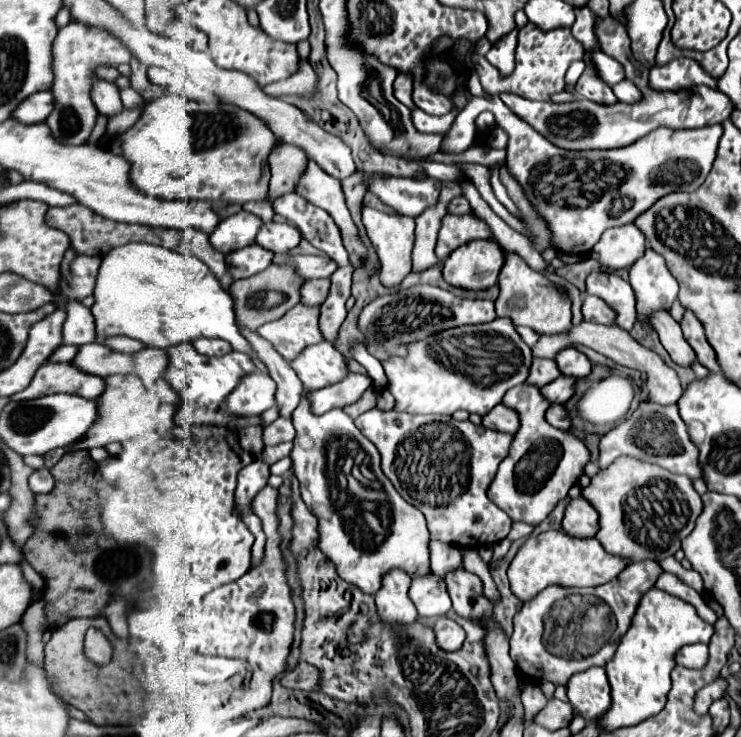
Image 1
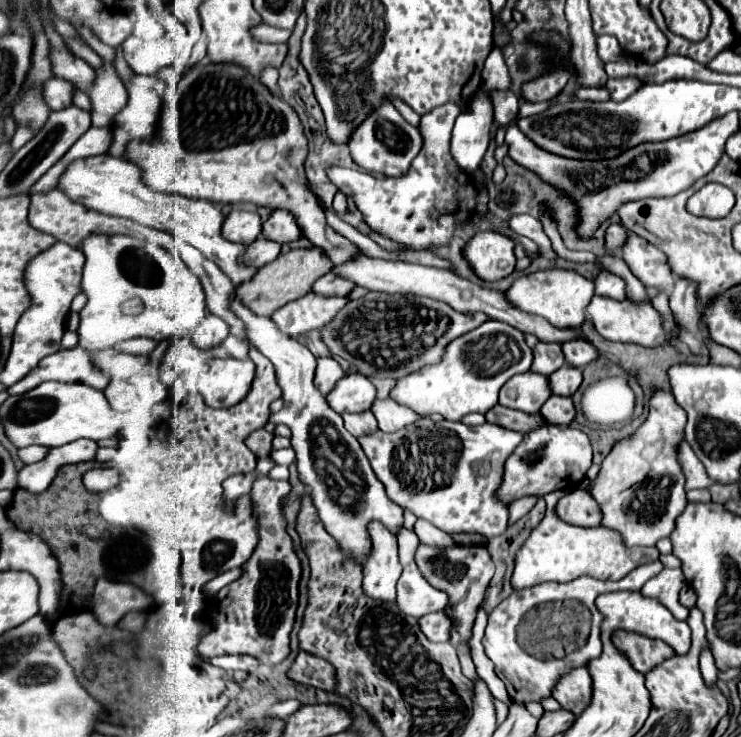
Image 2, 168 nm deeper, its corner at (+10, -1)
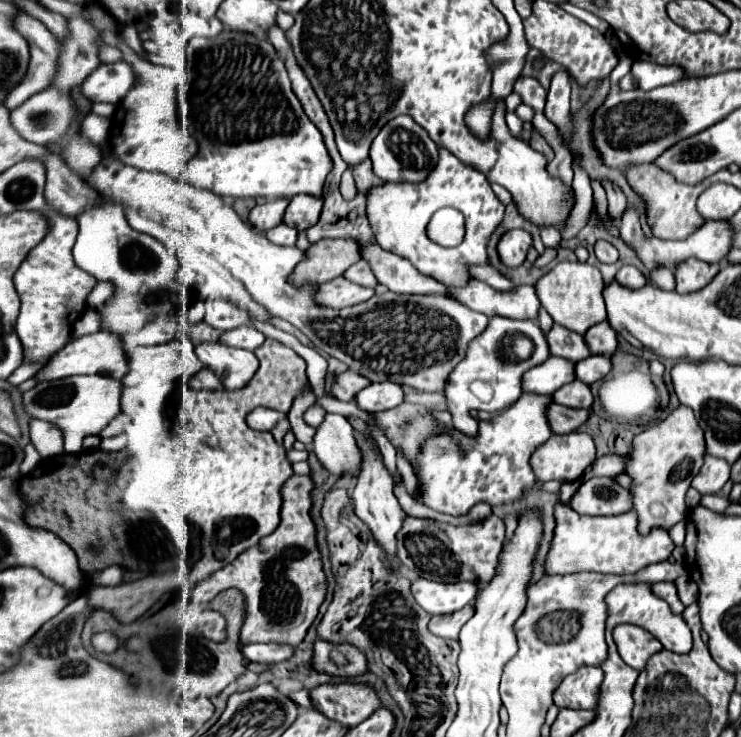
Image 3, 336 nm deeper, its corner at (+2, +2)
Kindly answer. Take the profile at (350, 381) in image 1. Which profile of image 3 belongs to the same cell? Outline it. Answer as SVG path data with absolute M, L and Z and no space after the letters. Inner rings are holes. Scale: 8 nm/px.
M391 381L371 383L369 387L361 389L355 395L355 403L363 411L369 411L369 413L385 411L385 409L393 409L399 403L403 403L403 391L401 391L401 385L391 383Z

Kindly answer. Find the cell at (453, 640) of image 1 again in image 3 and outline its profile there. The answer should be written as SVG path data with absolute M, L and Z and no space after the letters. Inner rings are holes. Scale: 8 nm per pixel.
M463 607L461 611L449 615L433 615L429 621L429 631L443 639L457 639L461 627L467 623L469 615L473 615L473 607Z

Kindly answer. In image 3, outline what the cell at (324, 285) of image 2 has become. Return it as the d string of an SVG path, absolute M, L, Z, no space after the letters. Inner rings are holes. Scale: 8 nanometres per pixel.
M359 261L353 267L349 267L343 273L343 277L353 281L353 283L357 283L357 285L363 285L363 287L375 287L377 285L375 275L373 275L373 271L369 271L369 265L365 261Z

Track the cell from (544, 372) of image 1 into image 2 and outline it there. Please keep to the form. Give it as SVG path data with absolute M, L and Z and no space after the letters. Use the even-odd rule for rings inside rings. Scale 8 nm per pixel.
M539 342L533 348L533 372L539 374L553 374L557 368L561 368L565 364L565 356L561 354L561 344L557 342Z

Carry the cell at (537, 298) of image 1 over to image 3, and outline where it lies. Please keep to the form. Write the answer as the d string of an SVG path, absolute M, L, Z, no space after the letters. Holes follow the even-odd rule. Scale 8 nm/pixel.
M557 263L549 273L545 273L537 283L535 291L541 301L541 305L547 309L547 313L553 317L557 325L569 327L571 331L585 333L591 325L597 325L605 321L605 303L603 303L603 275L597 267L587 263Z

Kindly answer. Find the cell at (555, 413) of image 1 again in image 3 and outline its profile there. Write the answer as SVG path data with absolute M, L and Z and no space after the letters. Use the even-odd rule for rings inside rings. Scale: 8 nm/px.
M575 379L573 383L561 387L561 391L555 391L553 401L559 405L565 405L565 407L571 407L571 409L587 409L589 411L591 403L593 403L593 395L589 391L589 385Z

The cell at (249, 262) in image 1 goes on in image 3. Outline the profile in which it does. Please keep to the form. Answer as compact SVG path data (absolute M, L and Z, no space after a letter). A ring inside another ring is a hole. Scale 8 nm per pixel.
M285 223L269 229L265 233L265 237L273 243L273 245L281 245L281 247L293 247L295 239L297 239L297 231L293 231L293 227L287 227Z

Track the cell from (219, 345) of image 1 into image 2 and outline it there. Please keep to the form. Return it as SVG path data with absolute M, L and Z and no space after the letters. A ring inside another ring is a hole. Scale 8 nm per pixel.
M209 314L209 318L205 318L205 322L201 322L201 326L197 326L197 330L193 330L191 334L193 342L199 348L213 348L221 344L227 336L229 336L229 324L225 324L215 314Z

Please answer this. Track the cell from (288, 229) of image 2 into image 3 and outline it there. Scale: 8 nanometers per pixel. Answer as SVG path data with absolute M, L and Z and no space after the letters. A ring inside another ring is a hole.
M295 195L283 213L283 223L297 229L297 231L305 231L317 223L319 213L321 213L321 199L319 197Z

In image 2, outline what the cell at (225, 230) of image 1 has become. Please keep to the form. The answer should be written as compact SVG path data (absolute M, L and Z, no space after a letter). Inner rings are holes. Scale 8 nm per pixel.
M231 210L223 224L223 236L231 242L249 244L261 234L261 216L249 210Z

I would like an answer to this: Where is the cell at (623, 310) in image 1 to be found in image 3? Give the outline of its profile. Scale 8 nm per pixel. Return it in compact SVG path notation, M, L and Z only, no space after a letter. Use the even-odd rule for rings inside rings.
M629 265L619 269L619 273L617 273L615 281L617 281L617 283L621 283L621 285L625 285L625 287L629 287L629 289L639 289L639 287L647 285L645 275L643 275L639 269L629 267Z

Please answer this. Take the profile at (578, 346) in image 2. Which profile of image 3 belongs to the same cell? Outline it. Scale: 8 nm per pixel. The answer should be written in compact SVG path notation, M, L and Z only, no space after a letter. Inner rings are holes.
M607 321L593 325L585 333L585 343L591 351L591 355L607 355L611 357L617 351L617 333L611 329Z

